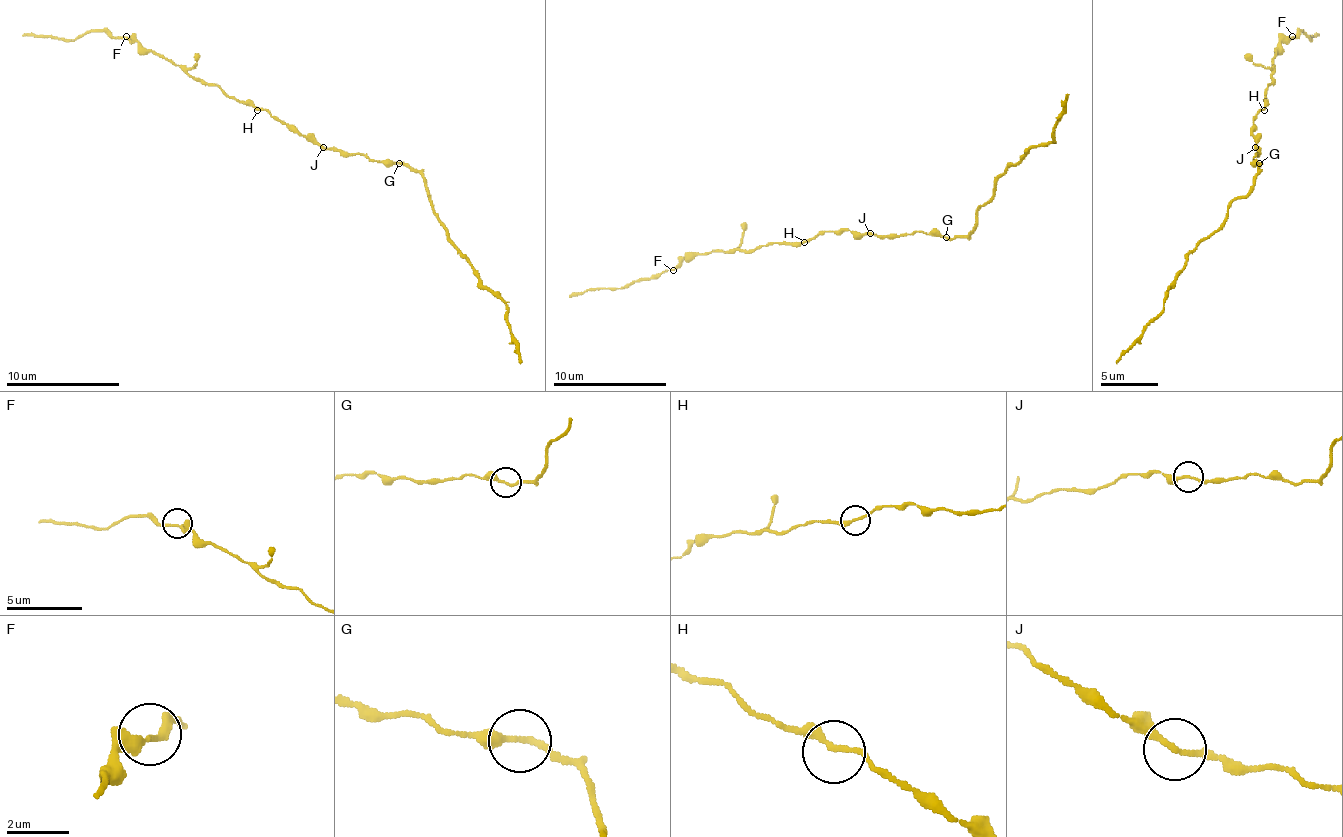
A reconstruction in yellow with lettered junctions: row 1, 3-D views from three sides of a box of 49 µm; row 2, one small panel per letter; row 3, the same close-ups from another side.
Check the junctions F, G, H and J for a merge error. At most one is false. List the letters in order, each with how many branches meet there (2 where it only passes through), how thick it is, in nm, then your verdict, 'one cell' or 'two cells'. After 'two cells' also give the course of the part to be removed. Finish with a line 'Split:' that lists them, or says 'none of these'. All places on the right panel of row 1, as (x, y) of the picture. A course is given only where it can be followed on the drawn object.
F: 2 | 220 nm | one cell
G: 2 | 200 nm | one cell
H: 2 | 200 nm | one cell
J: 2 | 180 nm | one cell
Split: none of these

